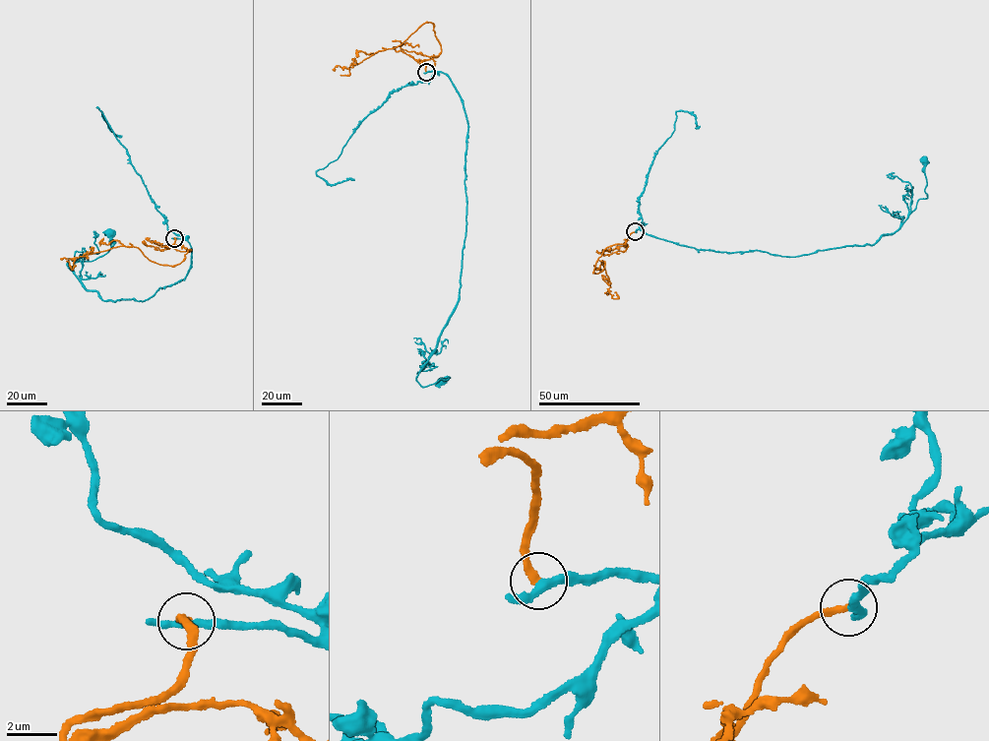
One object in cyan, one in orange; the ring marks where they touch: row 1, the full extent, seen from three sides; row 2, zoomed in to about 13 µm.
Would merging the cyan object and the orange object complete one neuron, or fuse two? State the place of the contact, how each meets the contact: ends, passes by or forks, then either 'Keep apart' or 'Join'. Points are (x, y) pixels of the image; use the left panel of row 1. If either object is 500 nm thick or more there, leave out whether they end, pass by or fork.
Place: (174, 238). At the ring cyan passes by. At the ring orange ends. Keep apart

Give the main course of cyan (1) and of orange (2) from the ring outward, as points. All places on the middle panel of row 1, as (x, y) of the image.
1: (426, 72), (449, 77), (467, 125), (459, 300), (415, 378), (425, 387), (442, 381)
2: (426, 72), (423, 60), (441, 52), (428, 22), (399, 46), (340, 75)

